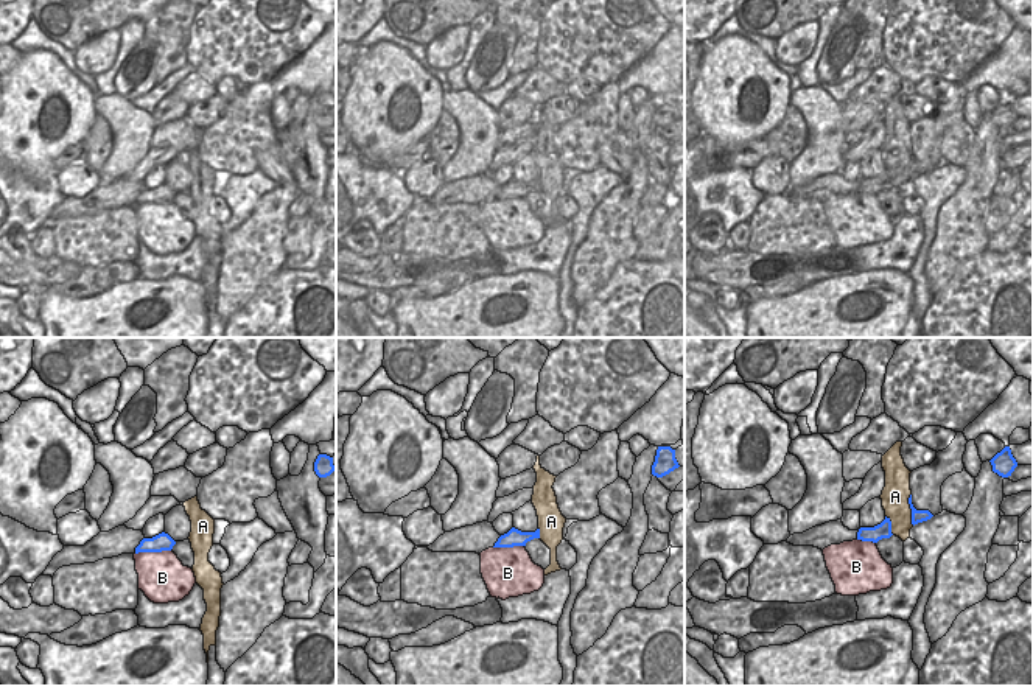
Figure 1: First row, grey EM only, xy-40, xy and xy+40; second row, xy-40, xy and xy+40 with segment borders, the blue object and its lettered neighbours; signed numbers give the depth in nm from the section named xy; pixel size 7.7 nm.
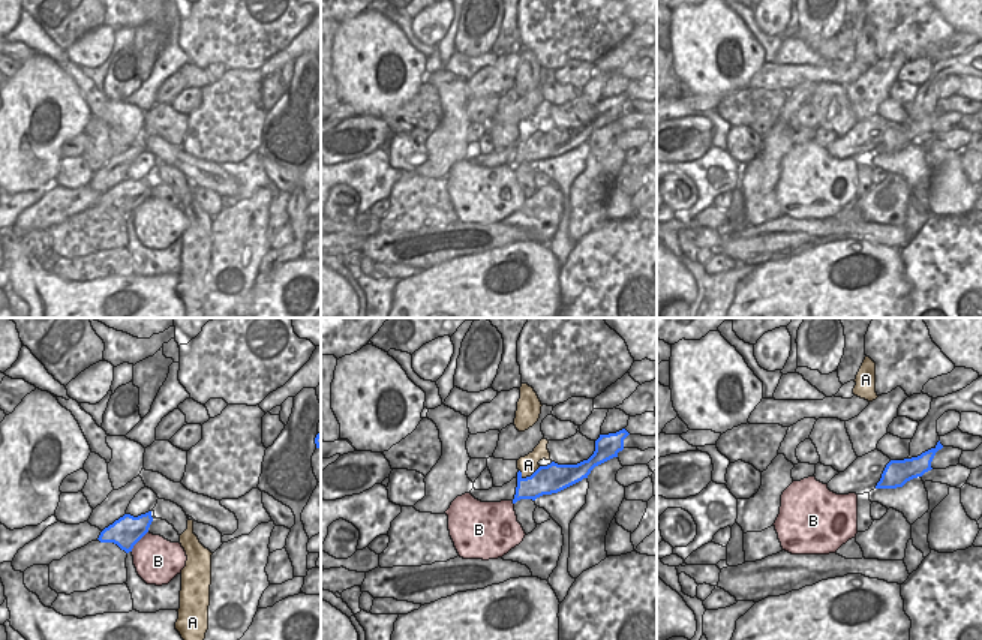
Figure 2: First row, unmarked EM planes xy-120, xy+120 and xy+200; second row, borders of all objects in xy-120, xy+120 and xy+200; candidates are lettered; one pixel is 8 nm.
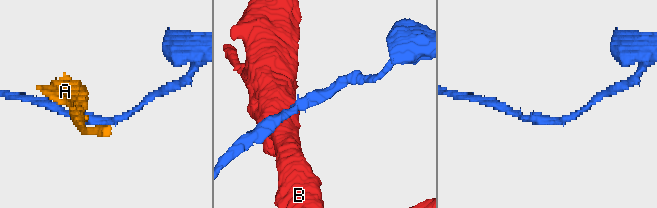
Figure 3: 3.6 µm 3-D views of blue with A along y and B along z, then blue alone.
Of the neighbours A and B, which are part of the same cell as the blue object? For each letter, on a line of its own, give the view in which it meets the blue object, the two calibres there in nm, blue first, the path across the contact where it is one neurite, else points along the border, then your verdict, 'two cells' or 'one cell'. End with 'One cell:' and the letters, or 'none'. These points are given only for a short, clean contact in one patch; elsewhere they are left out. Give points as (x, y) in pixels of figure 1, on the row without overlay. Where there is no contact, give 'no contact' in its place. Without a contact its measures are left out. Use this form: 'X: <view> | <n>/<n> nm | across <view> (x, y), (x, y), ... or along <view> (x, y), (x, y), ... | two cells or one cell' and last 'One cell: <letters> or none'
A: xy+40 | 100/220 nm | along xy+40 (910, 145), (909, 156), (913, 176) | two cells
B: xy-40 | 140/380 nm | two cells
One cell: none

